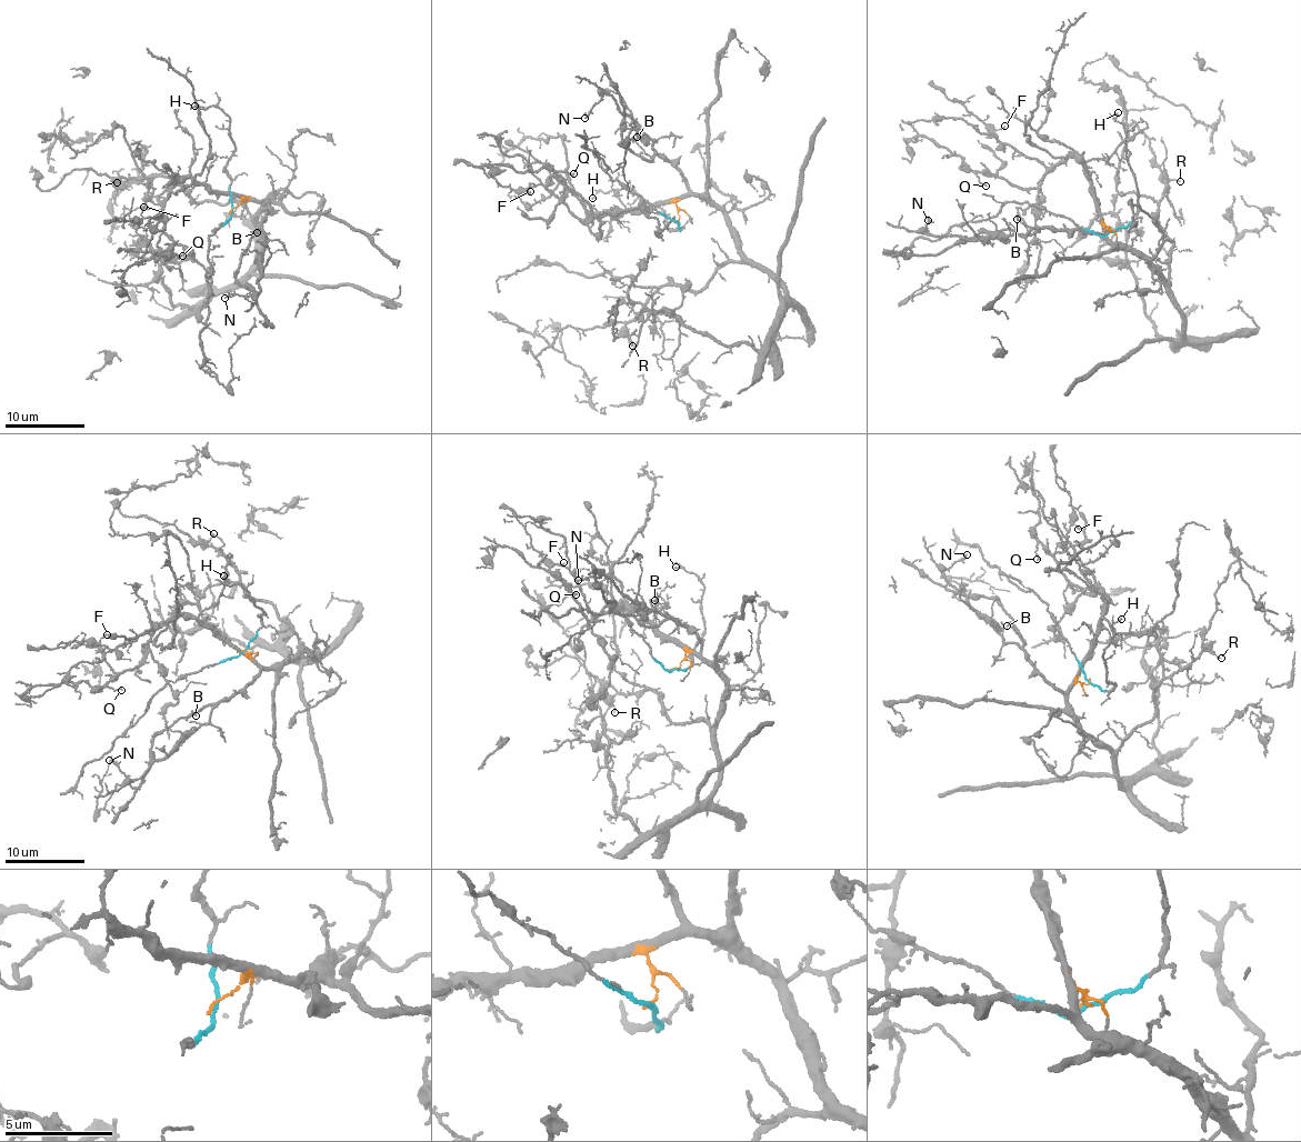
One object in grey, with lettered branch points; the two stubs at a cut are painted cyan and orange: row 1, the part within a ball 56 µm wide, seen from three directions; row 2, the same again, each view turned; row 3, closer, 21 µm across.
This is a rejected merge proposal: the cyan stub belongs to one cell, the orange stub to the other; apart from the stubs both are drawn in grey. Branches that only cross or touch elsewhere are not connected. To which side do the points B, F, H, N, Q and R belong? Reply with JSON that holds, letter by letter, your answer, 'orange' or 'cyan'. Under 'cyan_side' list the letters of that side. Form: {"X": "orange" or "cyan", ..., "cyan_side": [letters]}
{"B": "orange", "F": "orange", "H": "cyan", "N": "orange", "Q": "orange", "R": "orange", "cyan_side": ["H"]}

